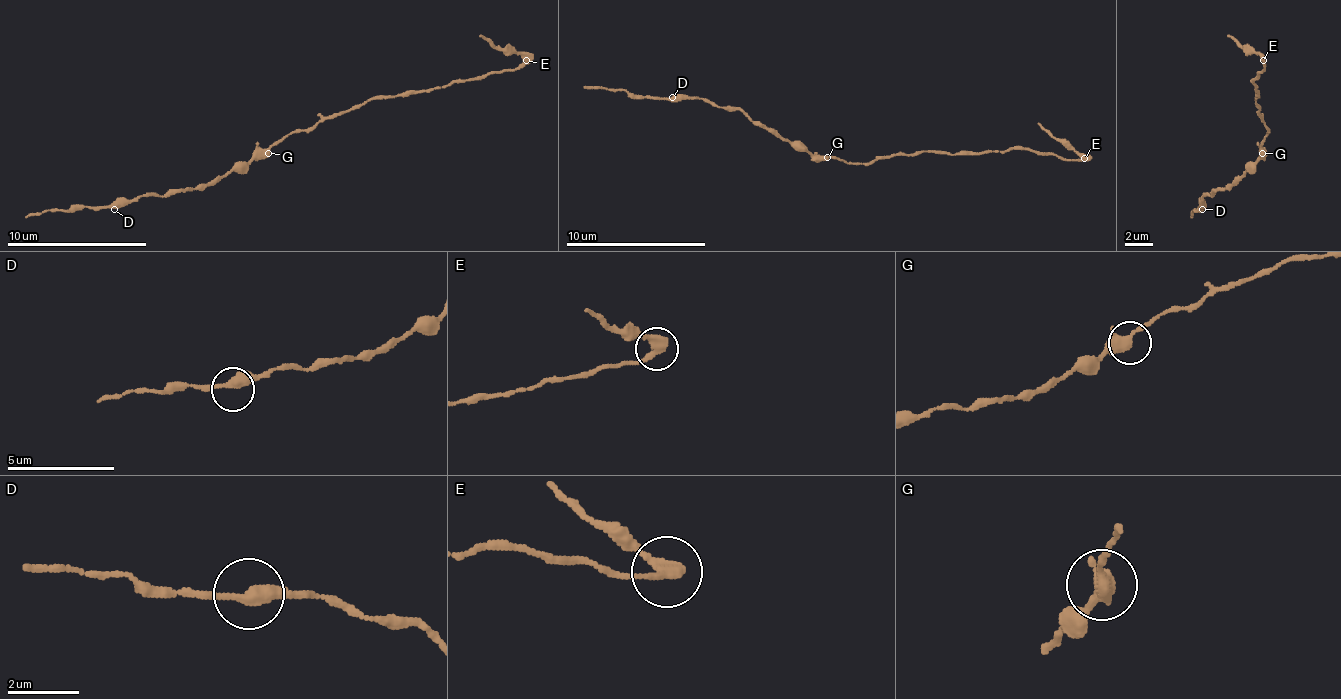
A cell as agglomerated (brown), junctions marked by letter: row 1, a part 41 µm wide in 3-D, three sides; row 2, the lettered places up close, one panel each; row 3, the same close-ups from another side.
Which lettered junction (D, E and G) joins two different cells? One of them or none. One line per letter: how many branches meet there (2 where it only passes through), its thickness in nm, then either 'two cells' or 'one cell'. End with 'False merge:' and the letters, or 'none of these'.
D: 2 branches meet; 360 nm thick; one cell
E: 2 branches meet; 320 nm thick; two cells
G: 2 branches meet; 400 nm thick; one cell
False merge: E

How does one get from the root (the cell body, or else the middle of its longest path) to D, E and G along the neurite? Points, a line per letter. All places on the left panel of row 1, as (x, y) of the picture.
D: (297, 128), (205, 184), (166, 195), (124, 198), (114, 209)
E: (297, 128), (314, 128), (328, 118), (353, 111), (370, 100), (441, 89), (493, 72), (518, 68), (525, 61)
G: (297, 128), (283, 135), (268, 153)

